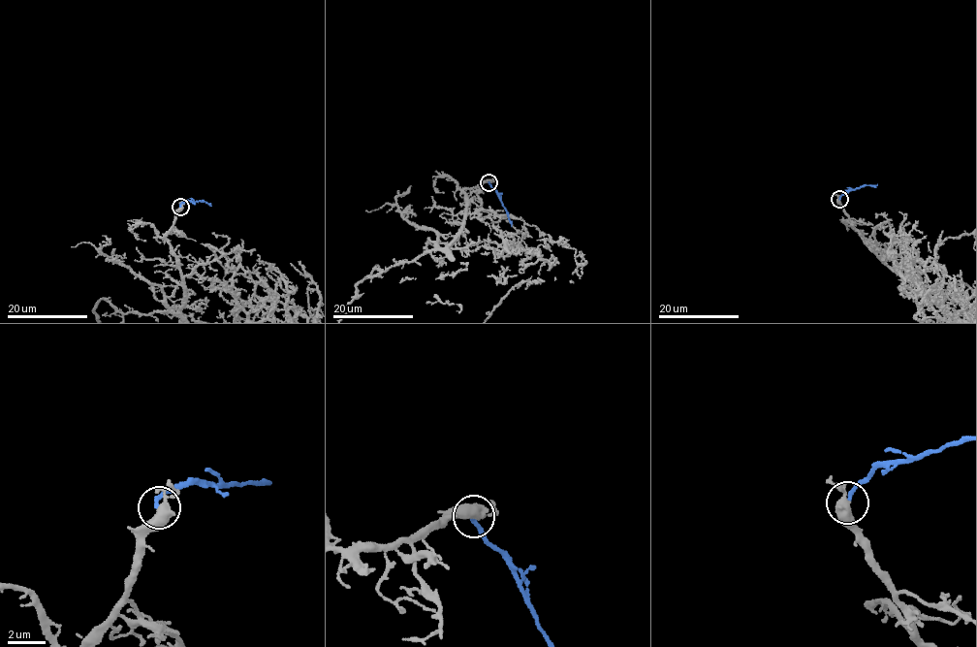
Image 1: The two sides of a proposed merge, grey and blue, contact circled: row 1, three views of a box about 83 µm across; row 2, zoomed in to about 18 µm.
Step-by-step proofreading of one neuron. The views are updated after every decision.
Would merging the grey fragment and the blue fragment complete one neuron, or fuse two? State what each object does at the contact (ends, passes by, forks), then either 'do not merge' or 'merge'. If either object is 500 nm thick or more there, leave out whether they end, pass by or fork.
grey forks there; blue ends there; merge

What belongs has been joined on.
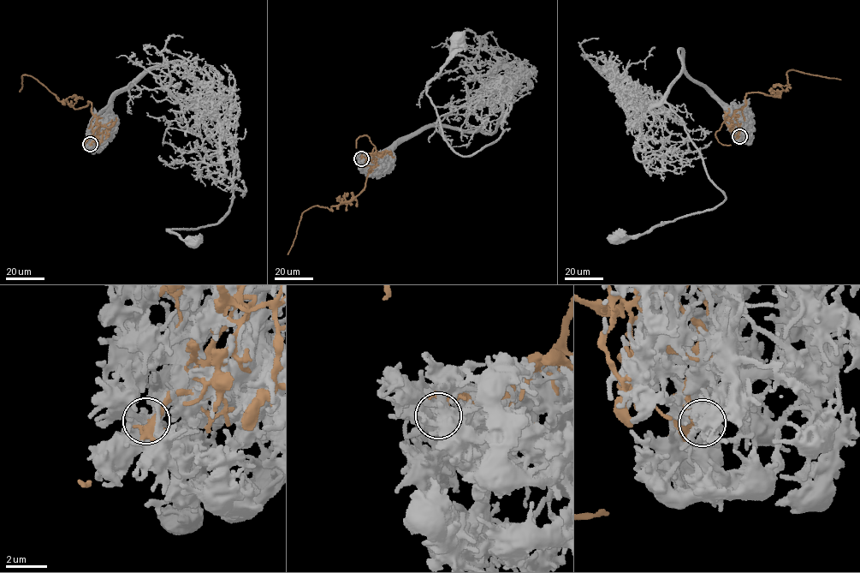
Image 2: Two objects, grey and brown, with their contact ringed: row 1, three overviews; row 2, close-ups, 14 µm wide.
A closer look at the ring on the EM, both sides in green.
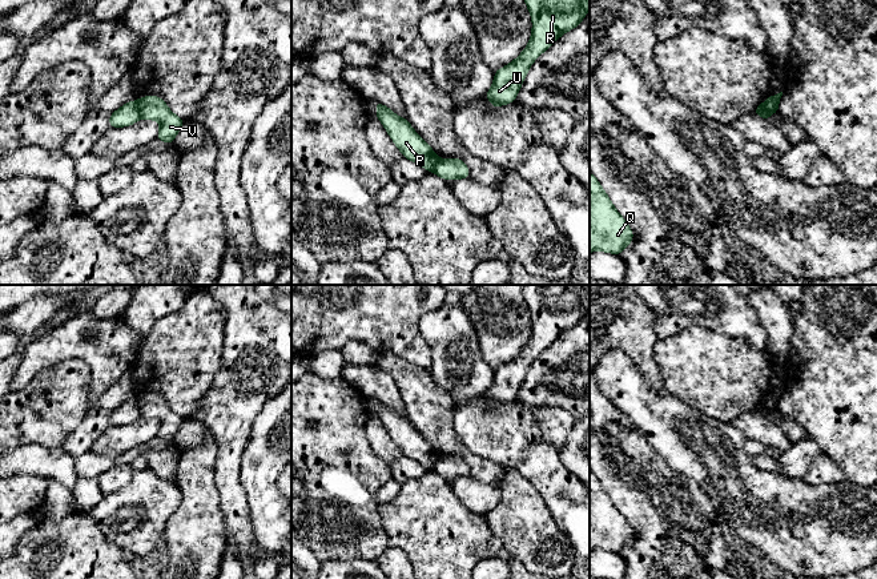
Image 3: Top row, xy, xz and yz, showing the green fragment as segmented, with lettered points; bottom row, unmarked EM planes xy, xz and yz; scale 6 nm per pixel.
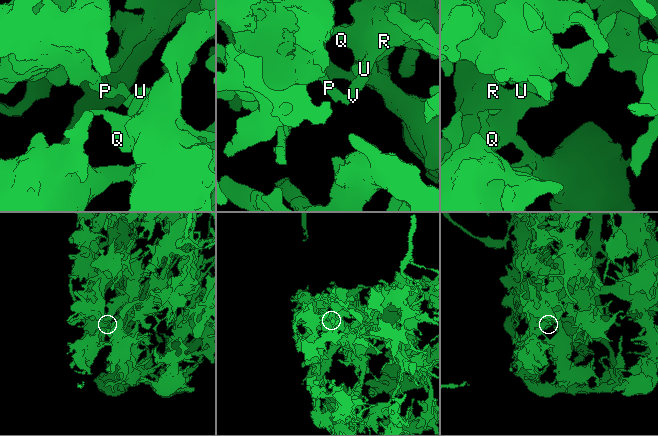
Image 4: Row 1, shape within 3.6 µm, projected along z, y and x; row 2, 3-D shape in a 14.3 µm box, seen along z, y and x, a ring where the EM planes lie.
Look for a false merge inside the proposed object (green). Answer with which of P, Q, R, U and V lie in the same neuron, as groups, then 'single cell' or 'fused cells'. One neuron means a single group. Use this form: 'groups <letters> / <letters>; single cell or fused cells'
groups P / Q R U V; fused cells

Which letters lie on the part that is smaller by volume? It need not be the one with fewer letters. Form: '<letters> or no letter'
Q, R, U, V

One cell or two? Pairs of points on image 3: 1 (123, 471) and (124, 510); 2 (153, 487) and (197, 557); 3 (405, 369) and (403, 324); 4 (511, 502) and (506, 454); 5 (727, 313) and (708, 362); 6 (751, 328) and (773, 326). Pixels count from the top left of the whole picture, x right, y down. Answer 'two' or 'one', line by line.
1: two
2: two
3: two
4: two
5: two
6: two

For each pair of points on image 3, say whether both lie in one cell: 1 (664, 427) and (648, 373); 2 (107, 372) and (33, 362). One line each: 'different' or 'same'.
1: different
2: same

